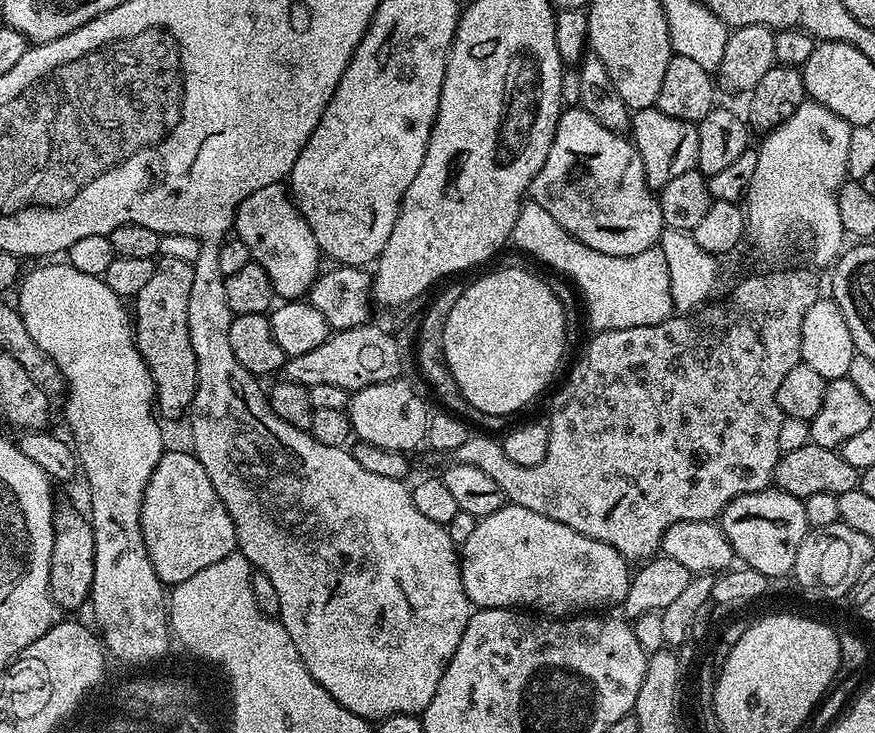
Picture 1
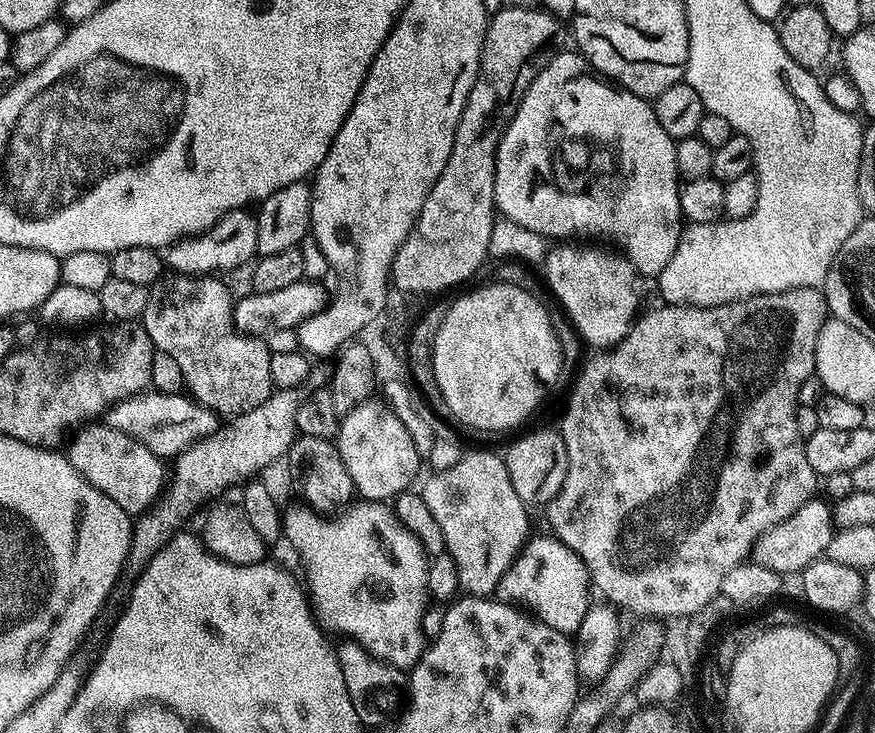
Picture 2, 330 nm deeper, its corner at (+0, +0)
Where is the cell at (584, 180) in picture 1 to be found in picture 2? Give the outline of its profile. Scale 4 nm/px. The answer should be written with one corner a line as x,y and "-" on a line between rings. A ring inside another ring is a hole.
557,51
549,60
547,66
530,82
514,118
504,131
503,138
496,151
496,173
494,174
494,194
499,215
505,220
518,222
518,226
526,226
526,230
534,230
534,234
551,238
551,236
588,236
592,235
596,242
603,242
618,250
641,277
659,277
662,270
666,270
666,262
674,258
674,250
678,250
678,242
682,231
682,217
680,215
680,185
682,177
676,168
676,141
662,126
656,117
656,109
645,97
627,92
607,79
594,74
594,69
579,51

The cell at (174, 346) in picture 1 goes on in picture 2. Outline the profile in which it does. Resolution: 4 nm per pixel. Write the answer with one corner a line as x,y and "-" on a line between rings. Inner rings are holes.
165,274
158,283
148,289
148,301
142,317
146,334
152,340
157,353
165,352
176,363
180,376
184,379
187,391
193,400
212,409
224,418
235,418
262,406
266,398
274,391
270,378
270,358
272,353
268,345
259,336
246,336
237,328
232,317
234,296
228,293
223,279
212,274
186,276
183,274

